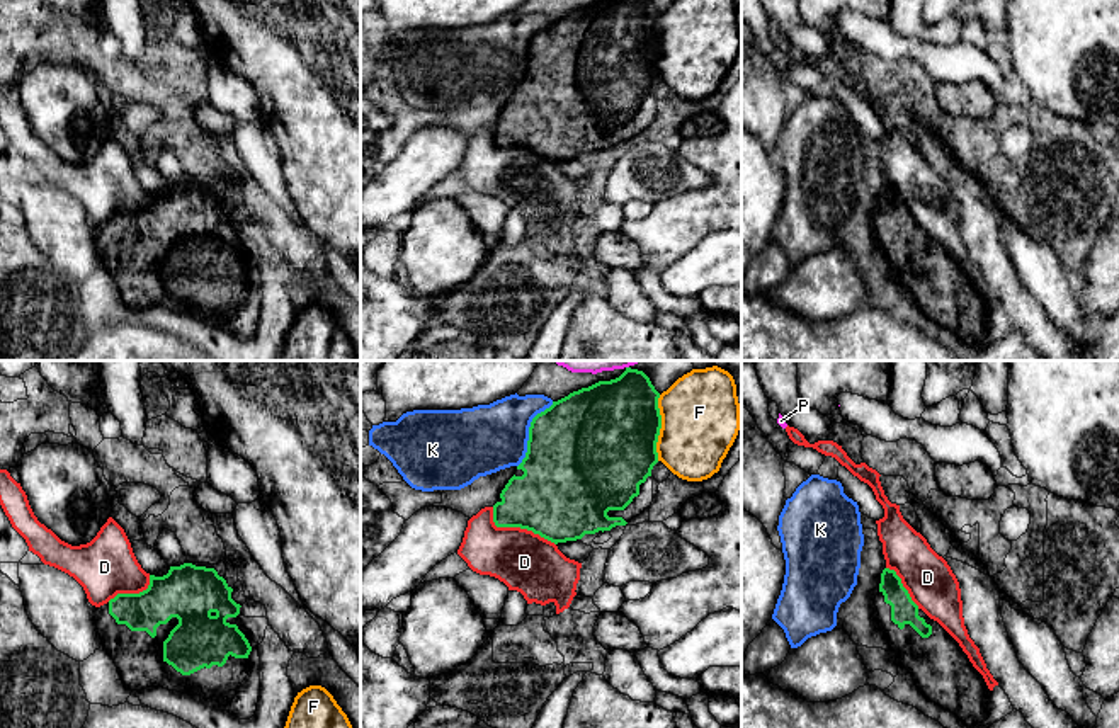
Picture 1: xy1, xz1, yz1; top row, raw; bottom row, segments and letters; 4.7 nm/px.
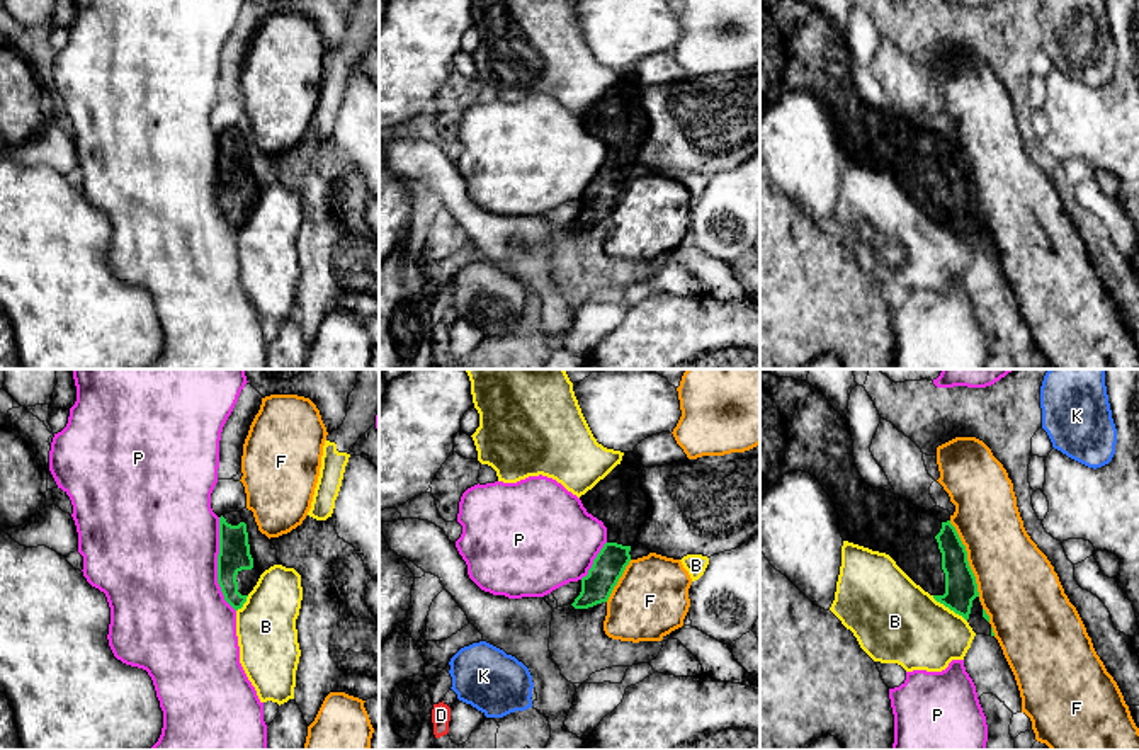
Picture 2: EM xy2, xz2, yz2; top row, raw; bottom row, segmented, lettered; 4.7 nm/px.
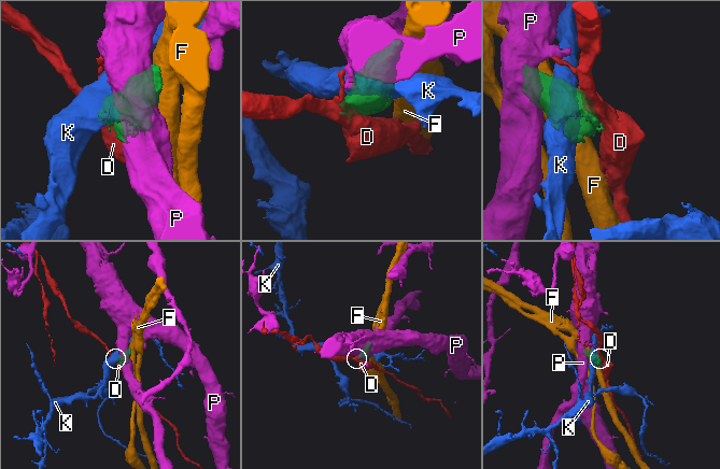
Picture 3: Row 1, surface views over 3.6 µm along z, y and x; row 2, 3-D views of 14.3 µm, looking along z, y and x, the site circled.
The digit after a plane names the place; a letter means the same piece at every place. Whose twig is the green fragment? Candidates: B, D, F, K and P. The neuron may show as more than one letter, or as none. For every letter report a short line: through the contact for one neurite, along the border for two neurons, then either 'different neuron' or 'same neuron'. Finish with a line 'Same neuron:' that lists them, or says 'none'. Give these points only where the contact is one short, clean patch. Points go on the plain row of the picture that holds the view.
B: yz2 (932, 215), (966, 240) | different neuron
D: different neuron
F: different neuron
K: different neuron
P: different neuron
Same neuron: none

